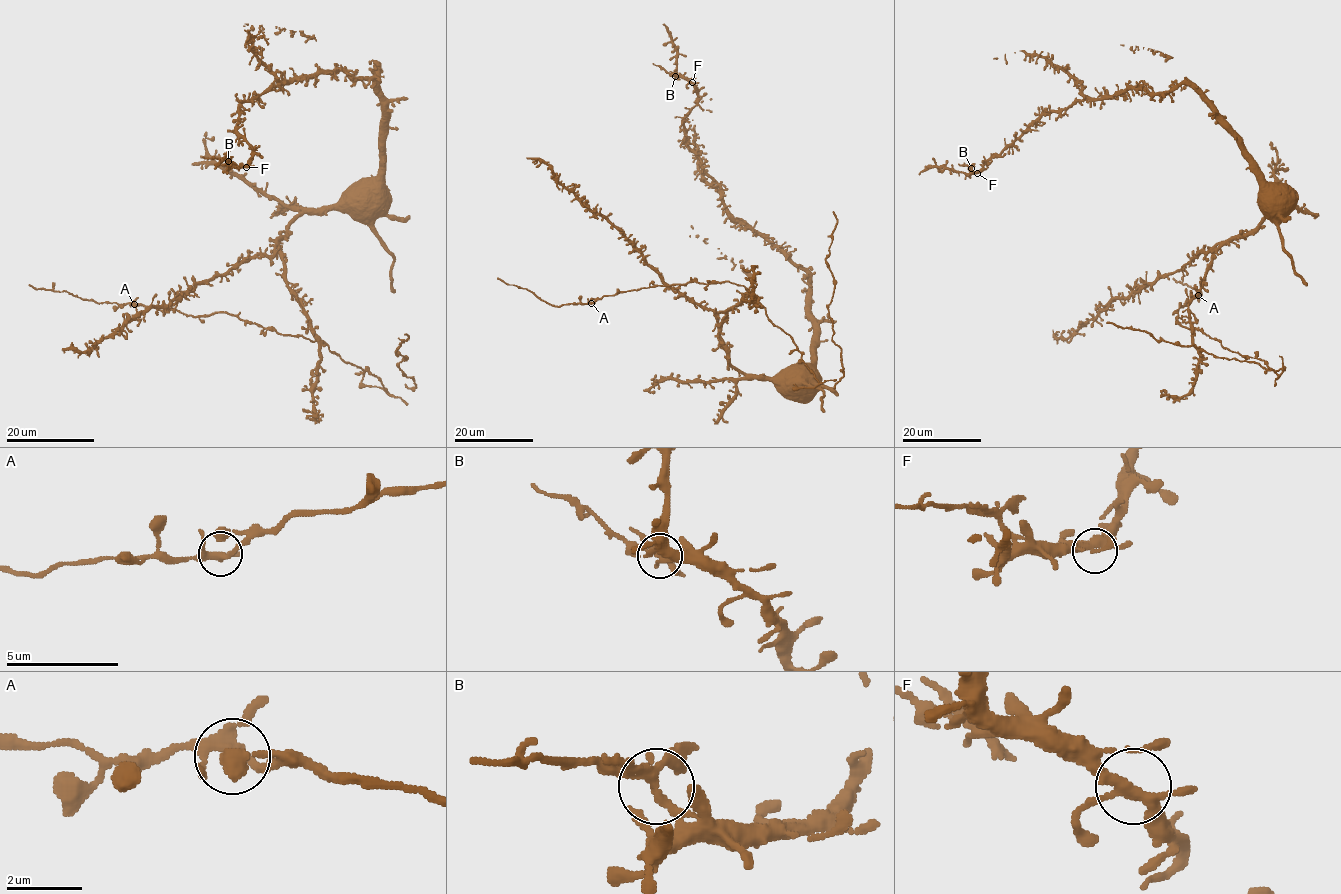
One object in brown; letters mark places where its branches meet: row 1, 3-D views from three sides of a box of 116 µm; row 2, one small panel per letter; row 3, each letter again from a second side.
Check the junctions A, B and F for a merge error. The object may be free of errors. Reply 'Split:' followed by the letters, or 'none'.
Split: B

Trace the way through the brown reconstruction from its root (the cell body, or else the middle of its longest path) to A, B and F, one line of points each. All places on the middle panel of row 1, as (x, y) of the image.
A: (784, 383), (791, 373), (743, 375), (728, 360), (721, 320), (754, 296), (741, 285), (690, 281), (591, 303)
B: (784, 383), (811, 364), (808, 274), (728, 213), (722, 189), (685, 140), (697, 88), (675, 76)
F: (784, 383), (811, 364), (808, 274), (728, 213), (722, 189), (685, 140), (684, 117), (697, 98), (692, 82)

